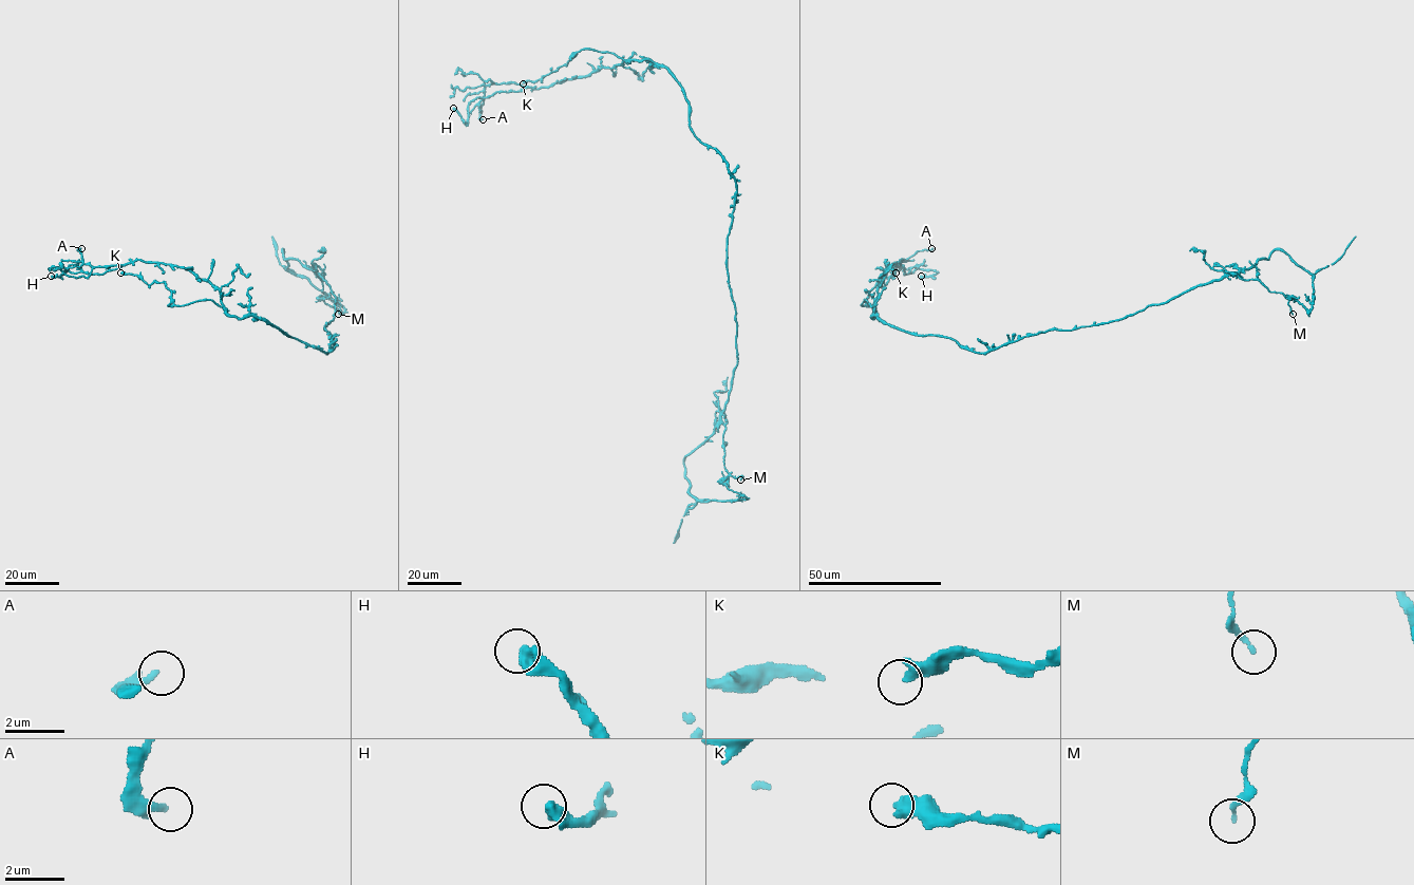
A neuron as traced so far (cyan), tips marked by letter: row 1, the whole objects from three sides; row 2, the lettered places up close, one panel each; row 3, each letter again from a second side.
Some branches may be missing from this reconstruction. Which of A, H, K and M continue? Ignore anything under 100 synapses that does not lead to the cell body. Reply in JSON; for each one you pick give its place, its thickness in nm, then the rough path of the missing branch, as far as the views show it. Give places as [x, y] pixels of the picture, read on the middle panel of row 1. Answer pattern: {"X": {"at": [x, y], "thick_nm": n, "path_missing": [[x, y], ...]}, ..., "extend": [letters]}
{"extend": []}

